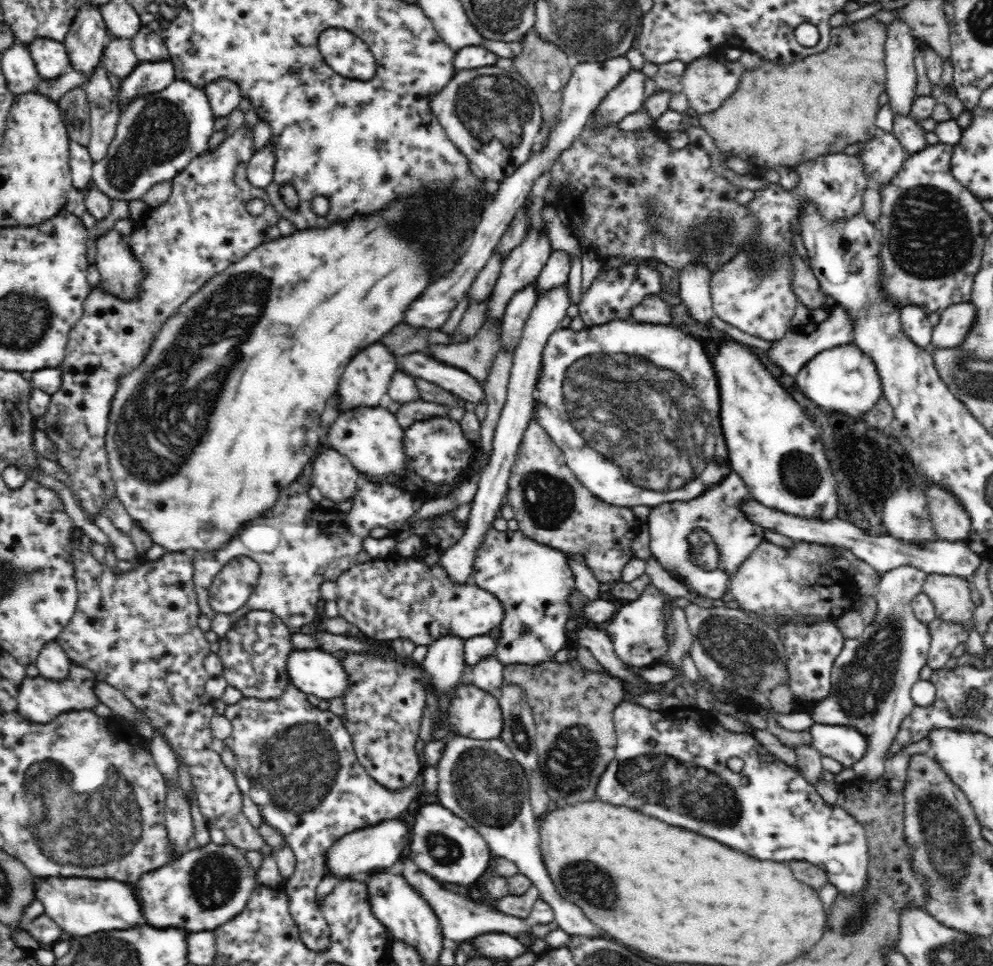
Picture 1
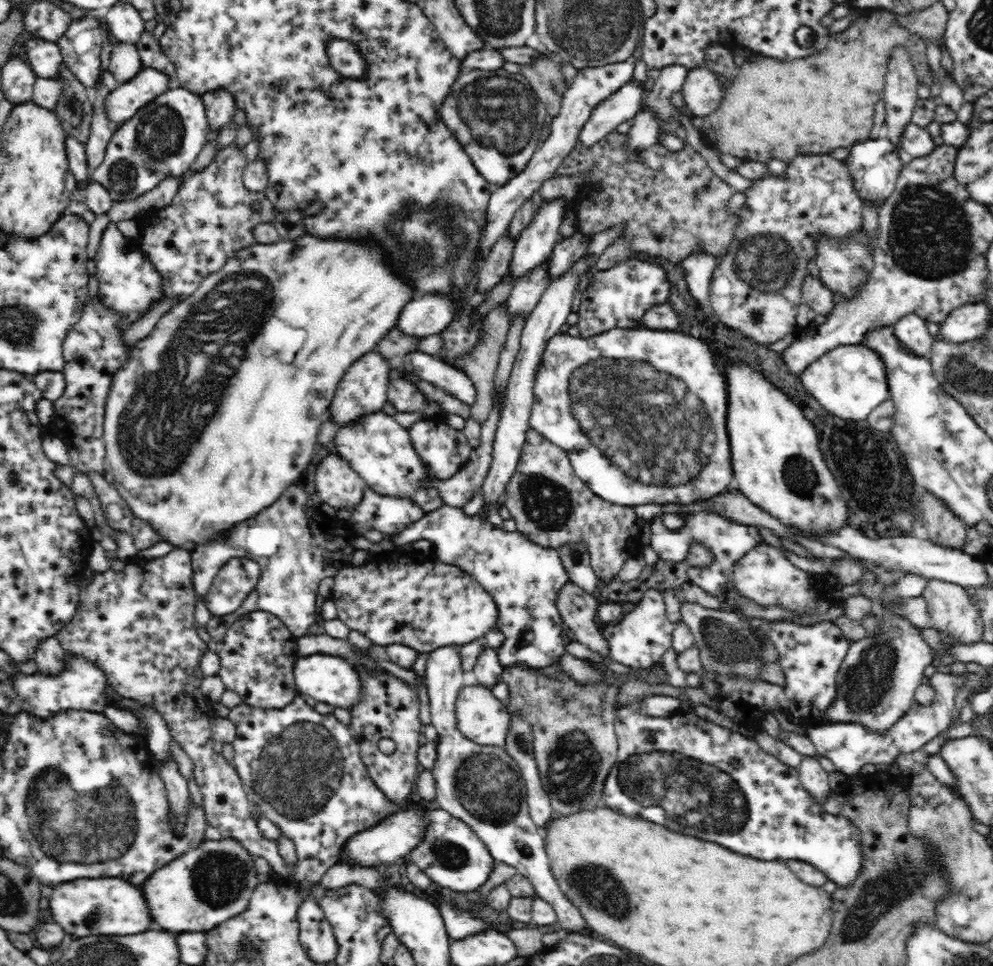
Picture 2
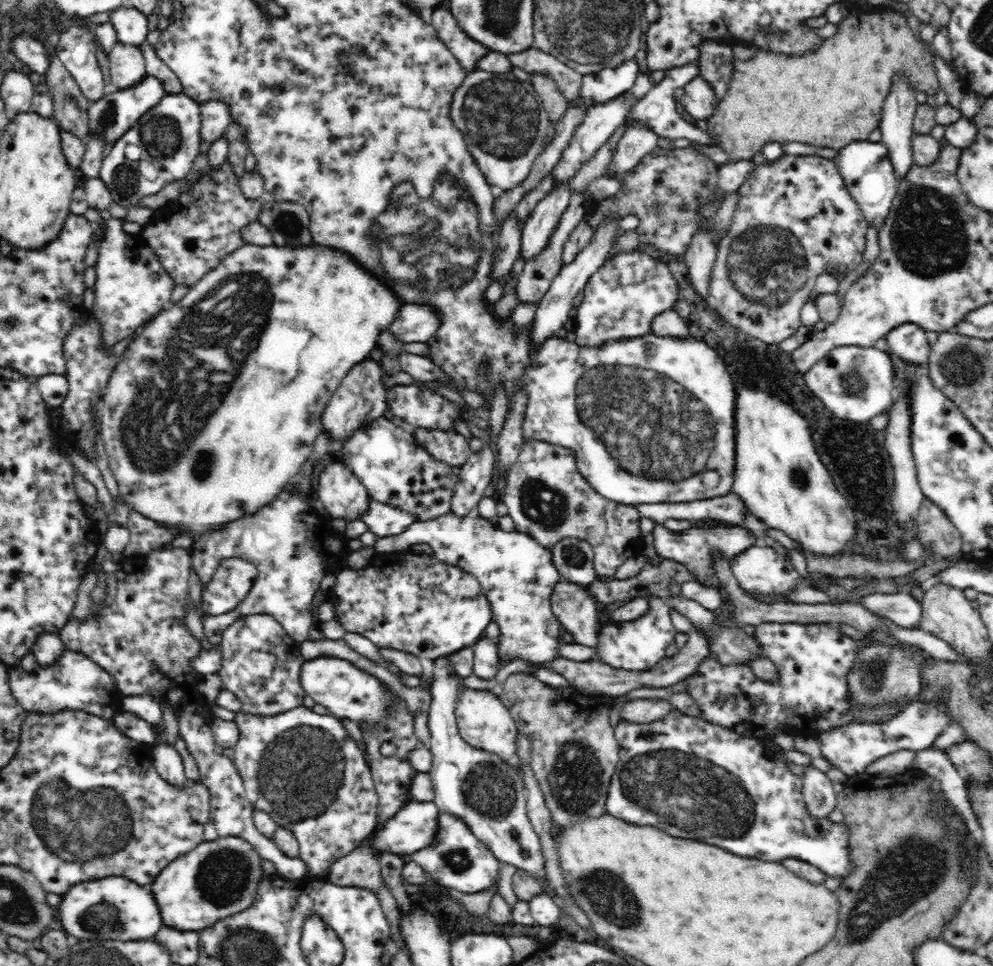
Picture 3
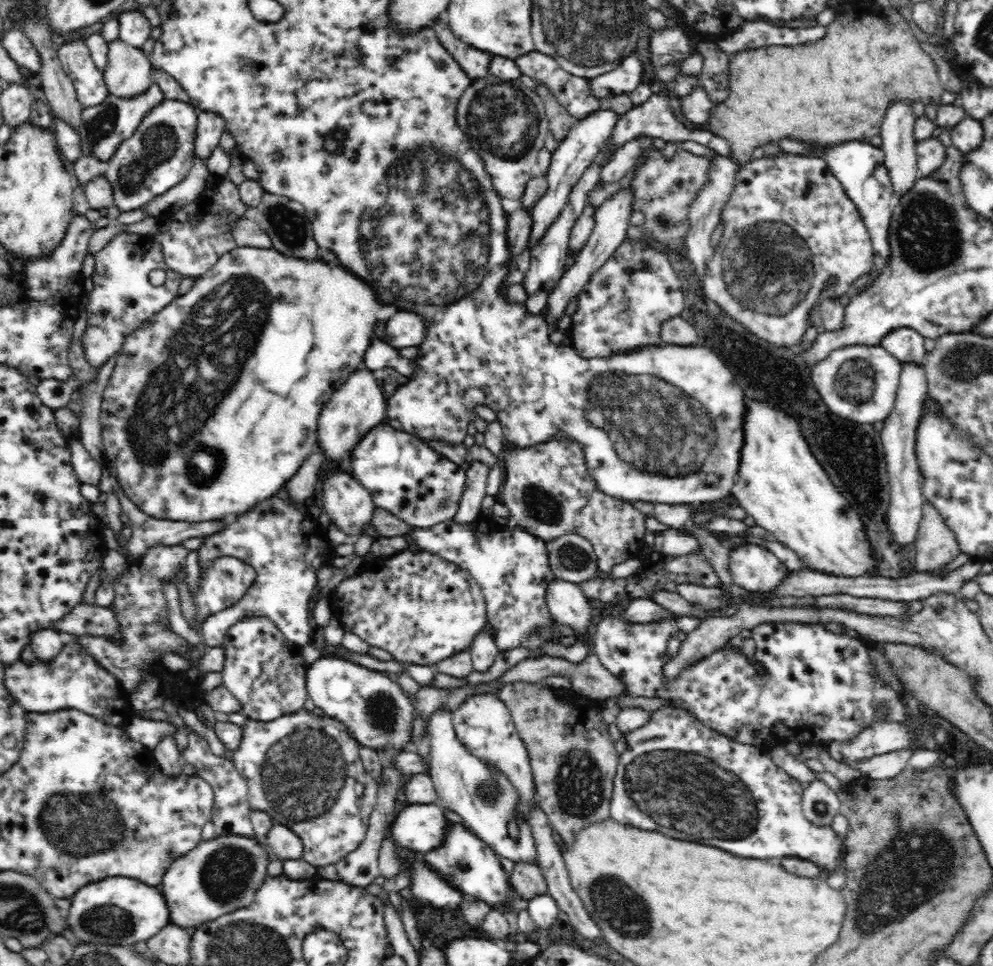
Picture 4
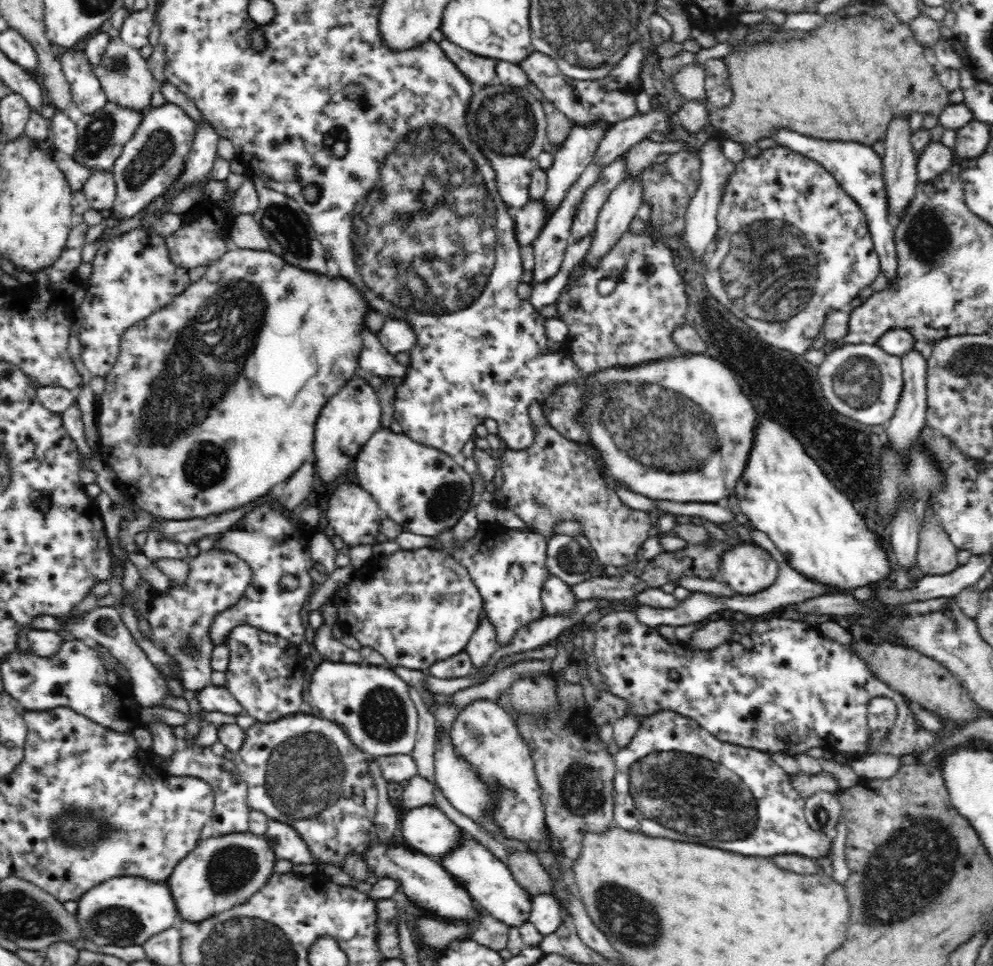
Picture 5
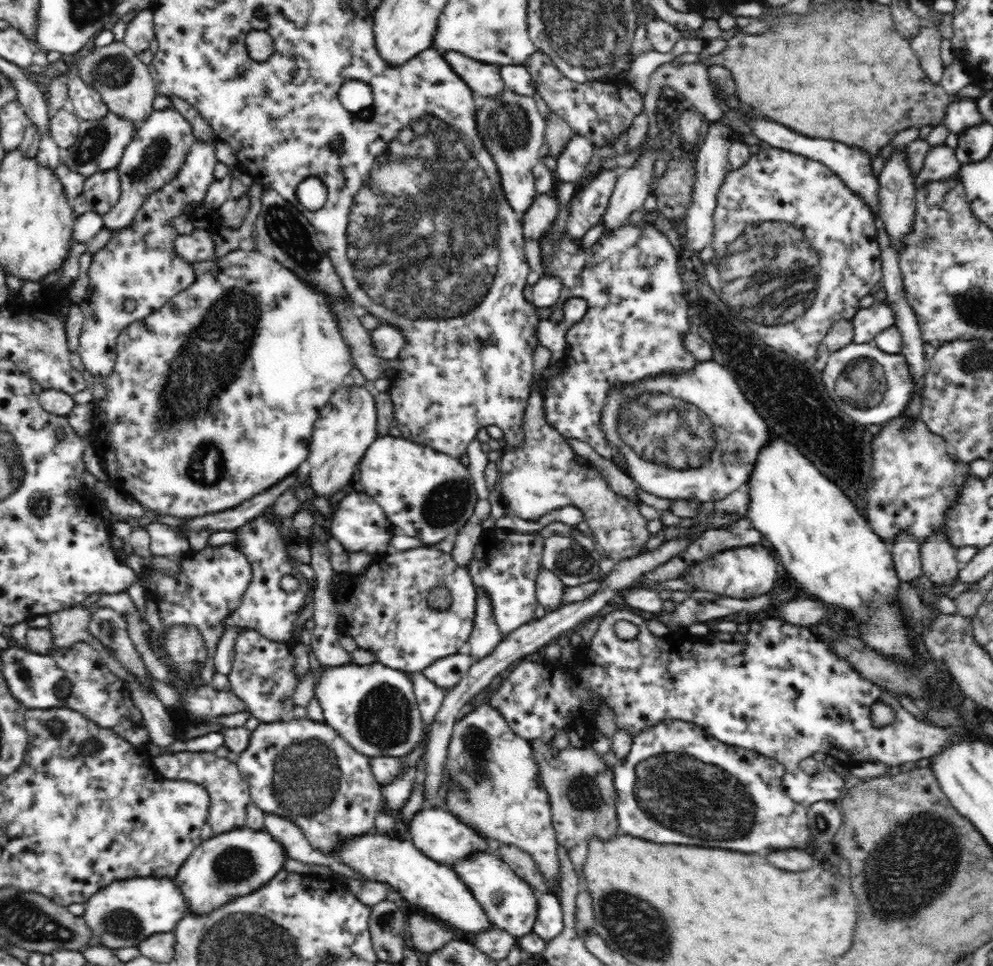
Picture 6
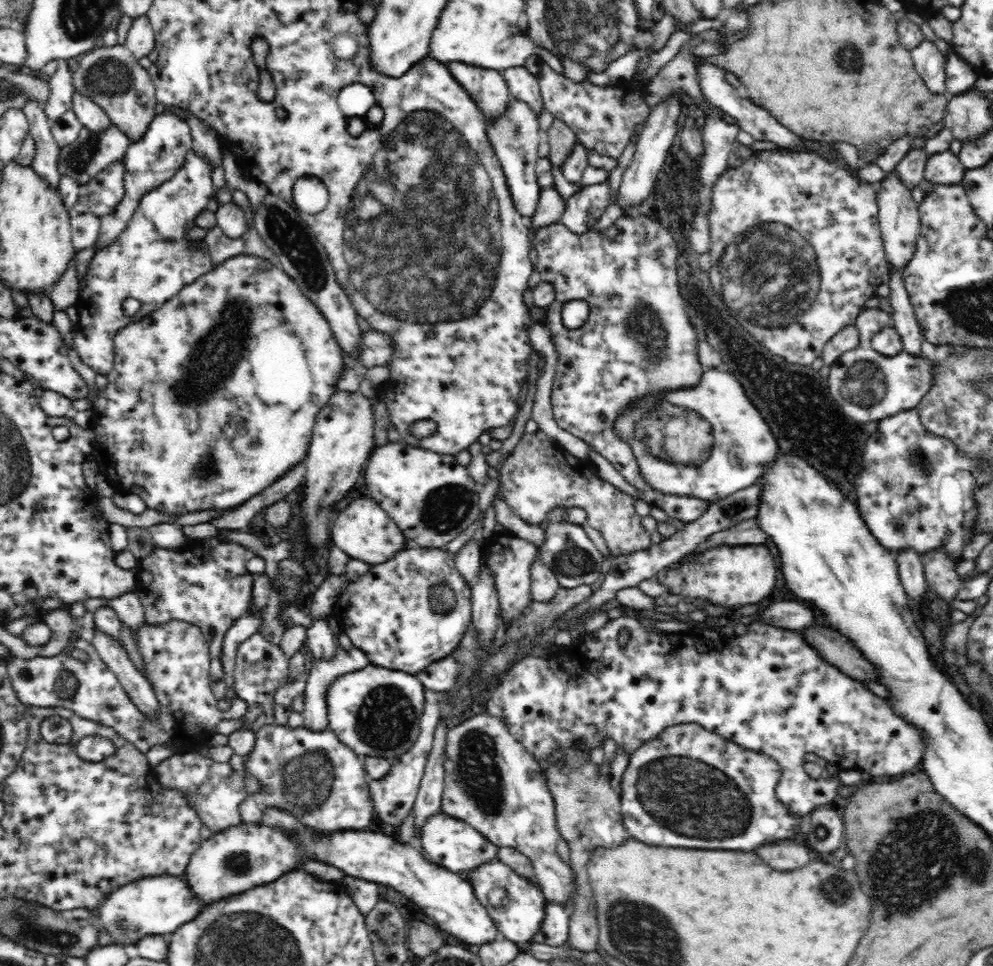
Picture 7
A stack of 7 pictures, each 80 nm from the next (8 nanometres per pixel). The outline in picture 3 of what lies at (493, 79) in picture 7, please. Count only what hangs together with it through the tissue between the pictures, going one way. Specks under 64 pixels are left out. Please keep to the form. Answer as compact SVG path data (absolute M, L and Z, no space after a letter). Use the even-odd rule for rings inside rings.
M442 4L428 13L431 25L436 29L438 38L457 58L465 71L476 70L478 60L490 51L477 40L470 38L457 23L457 18L451 13L448 4Z

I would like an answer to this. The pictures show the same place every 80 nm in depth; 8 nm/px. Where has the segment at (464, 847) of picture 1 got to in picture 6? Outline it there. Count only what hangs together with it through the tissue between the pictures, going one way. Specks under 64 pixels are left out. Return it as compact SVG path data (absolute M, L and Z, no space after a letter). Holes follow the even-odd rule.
M473 851L468 859L462 859L452 870L470 889L491 924L516 939L522 939L533 931L538 914L538 893L522 877L518 877L506 862L493 853Z

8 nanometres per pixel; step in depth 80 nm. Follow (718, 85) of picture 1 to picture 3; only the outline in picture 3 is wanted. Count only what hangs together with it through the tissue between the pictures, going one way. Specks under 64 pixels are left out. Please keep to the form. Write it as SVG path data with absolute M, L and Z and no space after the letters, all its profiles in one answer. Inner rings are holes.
M700 74L694 80L690 80L683 89L684 97L680 101L692 118L702 121L715 114L719 99L710 84Z

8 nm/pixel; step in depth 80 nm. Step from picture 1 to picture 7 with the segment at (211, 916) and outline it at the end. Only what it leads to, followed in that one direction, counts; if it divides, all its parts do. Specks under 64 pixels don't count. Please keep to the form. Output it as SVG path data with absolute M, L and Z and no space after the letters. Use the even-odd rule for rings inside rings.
M242 823L224 830L222 833L214 833L211 838L203 841L189 859L184 877L188 880L188 886L192 886L196 898L200 900L199 904L208 906L208 904L222 901L229 896L274 882L276 878L280 878L286 872L297 871L298 865L303 865L306 860L322 862L344 871L345 875L375 882L379 885L388 884L389 888L396 888L396 892L402 892L401 896L406 896L406 899L420 908L424 919L430 921L452 942L459 942L472 949L477 949L482 944L496 941L500 936L497 927L493 924L492 917L478 900L472 890L472 885L468 880L465 880L463 874L456 874L454 871L448 871L446 867L437 866L427 859L422 850L412 848L412 845L408 843L392 840L388 831L380 830L377 827L360 832L339 833L324 839L324 835L318 837L304 827L298 834L286 834L282 830L263 824Z

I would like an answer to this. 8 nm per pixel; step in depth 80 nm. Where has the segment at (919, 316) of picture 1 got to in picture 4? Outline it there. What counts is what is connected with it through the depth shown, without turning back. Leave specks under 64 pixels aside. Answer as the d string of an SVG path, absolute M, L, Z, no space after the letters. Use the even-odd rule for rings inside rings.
M898 328L884 336L881 347L892 354L901 364L923 365L928 352L924 348L924 337L910 328Z

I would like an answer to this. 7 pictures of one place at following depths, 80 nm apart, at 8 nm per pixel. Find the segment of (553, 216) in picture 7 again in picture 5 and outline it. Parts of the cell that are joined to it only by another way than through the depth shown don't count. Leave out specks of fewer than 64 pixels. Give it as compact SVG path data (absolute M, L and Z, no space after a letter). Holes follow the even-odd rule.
M531 200L517 210L513 218L513 236L521 247L532 244L547 223L544 201Z

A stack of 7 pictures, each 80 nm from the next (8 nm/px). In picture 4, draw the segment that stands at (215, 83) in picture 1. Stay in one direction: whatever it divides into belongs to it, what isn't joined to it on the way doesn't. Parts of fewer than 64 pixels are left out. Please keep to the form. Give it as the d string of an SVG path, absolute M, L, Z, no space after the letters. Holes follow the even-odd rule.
M198 110L198 124L195 136L195 157L206 161L206 158L214 152L220 136L225 130L224 119L218 112Z

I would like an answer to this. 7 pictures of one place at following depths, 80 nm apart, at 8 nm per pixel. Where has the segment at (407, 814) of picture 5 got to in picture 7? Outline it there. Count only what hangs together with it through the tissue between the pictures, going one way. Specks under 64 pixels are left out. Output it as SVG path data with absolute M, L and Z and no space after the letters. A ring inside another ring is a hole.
M442 811L426 818L426 822L418 830L418 838L422 846L421 850L430 862L446 867L448 871L454 871L456 874L464 874L470 868L476 868L484 862L497 860L498 847L494 843L466 822L446 815Z

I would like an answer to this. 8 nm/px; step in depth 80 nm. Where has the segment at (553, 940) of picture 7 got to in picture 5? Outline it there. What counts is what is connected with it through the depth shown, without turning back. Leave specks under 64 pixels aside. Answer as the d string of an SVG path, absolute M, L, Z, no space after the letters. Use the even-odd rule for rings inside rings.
M541 894L531 897L529 921L544 937L553 934L561 926L560 910L563 905L554 894Z

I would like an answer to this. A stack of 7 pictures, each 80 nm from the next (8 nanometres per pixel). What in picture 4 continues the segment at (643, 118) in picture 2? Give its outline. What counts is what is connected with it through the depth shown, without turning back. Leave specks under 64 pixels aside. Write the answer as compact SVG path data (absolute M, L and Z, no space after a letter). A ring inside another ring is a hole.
M638 136L630 142L624 142L622 148L618 148L612 154L612 158L601 168L601 182L614 184L622 180L626 173L636 164L636 159L644 152L652 148L652 136Z

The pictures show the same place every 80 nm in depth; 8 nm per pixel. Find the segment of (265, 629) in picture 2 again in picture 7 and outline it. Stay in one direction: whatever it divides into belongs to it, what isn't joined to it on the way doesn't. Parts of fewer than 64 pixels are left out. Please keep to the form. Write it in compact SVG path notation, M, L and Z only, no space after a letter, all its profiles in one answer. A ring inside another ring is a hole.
M260 632L252 634L248 640L244 640L240 646L237 646L233 668L234 694L249 706L253 704L263 706L263 714L274 714L274 695L281 686L288 682L289 674L289 660L284 656L280 646L266 640Z

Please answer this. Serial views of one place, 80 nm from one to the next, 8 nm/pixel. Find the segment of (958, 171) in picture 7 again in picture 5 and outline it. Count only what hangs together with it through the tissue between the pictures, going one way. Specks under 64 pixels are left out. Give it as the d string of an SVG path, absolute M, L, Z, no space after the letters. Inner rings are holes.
M930 141L916 159L917 179L919 182L927 182L940 176L941 172L952 163L952 149L941 141Z

